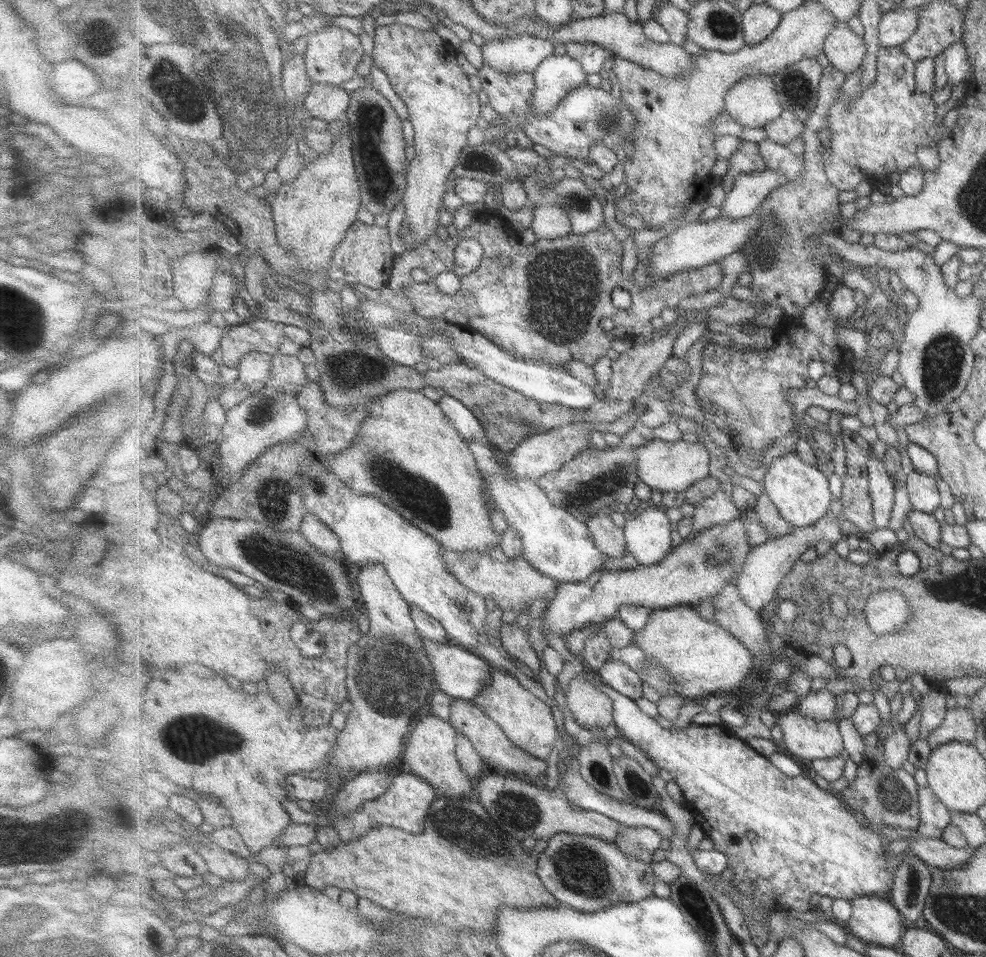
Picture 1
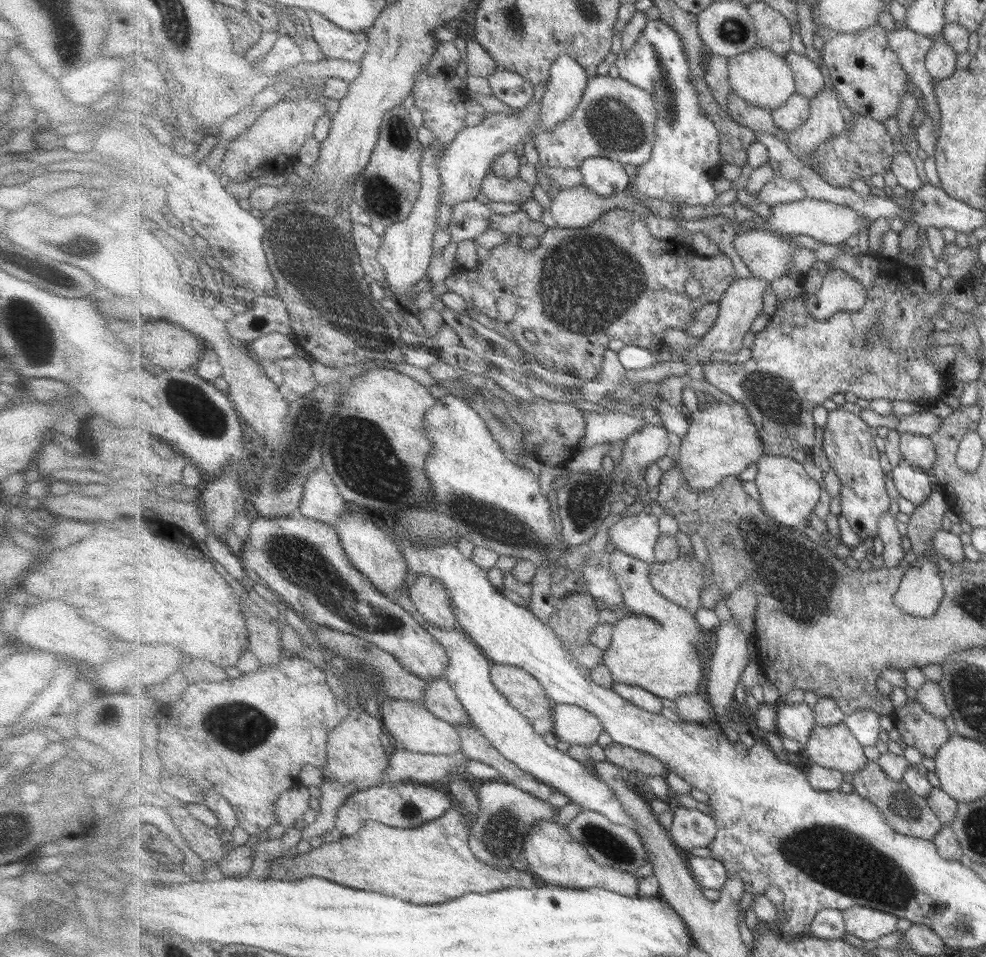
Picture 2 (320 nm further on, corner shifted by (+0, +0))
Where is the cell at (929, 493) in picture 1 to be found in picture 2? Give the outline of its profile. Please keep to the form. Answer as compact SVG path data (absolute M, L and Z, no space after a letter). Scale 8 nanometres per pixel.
M903 460L893 467L892 478L899 495L914 506L924 504L933 493L934 483L923 469Z

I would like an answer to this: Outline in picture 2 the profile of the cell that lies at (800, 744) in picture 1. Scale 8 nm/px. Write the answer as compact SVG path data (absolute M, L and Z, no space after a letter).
M844 723L815 726L809 743L803 749L810 763L855 775L869 765L865 748Z

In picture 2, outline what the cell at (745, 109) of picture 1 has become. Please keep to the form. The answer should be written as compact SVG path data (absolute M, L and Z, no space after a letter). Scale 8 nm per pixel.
M757 46L753 51L729 59L730 83L735 94L759 108L776 109L796 93L794 70L784 55Z

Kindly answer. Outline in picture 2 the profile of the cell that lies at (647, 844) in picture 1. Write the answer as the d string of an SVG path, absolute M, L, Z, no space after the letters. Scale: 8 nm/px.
M582 810L569 822L567 828L575 841L583 844L590 852L591 858L594 858L601 866L610 866L632 873L640 866L647 864L649 860L649 853L637 831L627 826L614 824L598 812Z

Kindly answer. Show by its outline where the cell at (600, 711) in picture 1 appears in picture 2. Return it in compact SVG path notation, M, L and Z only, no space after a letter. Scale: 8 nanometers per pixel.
M555 704L554 722L556 739L568 745L597 745L597 738L605 732L599 718L579 706Z

